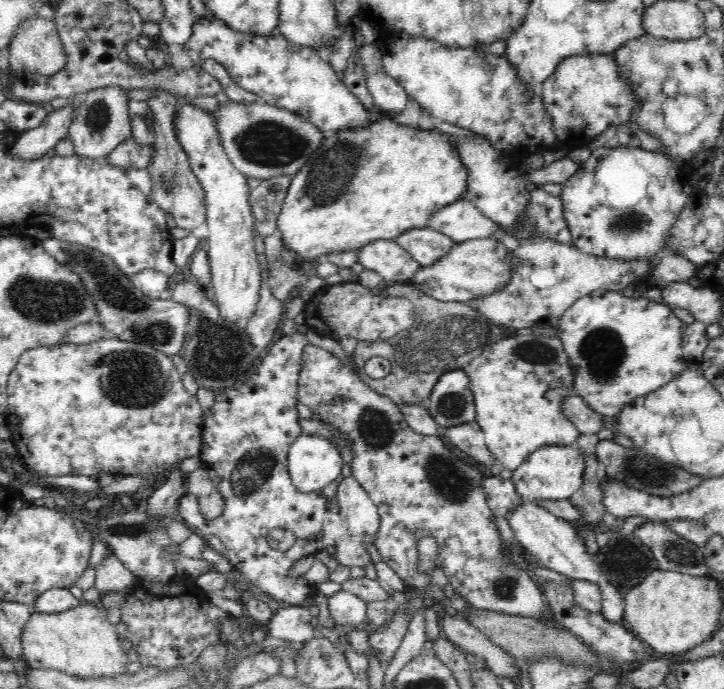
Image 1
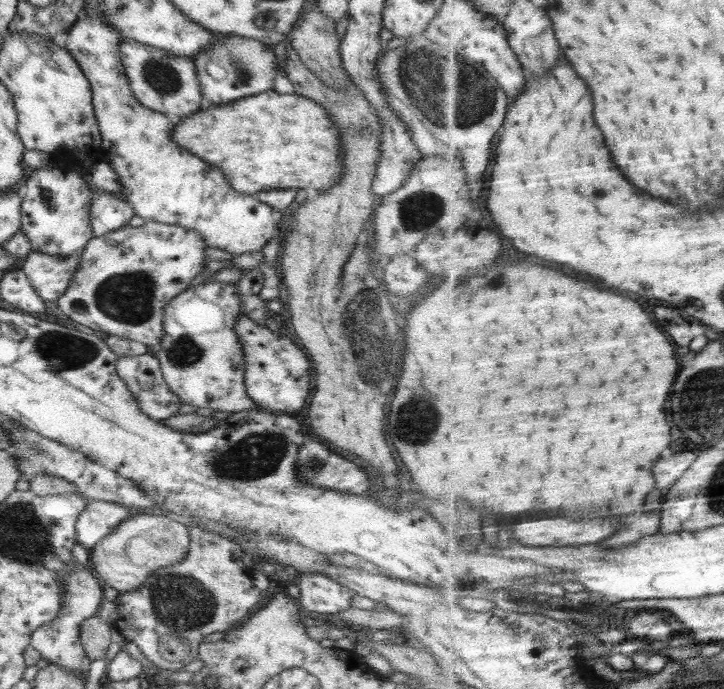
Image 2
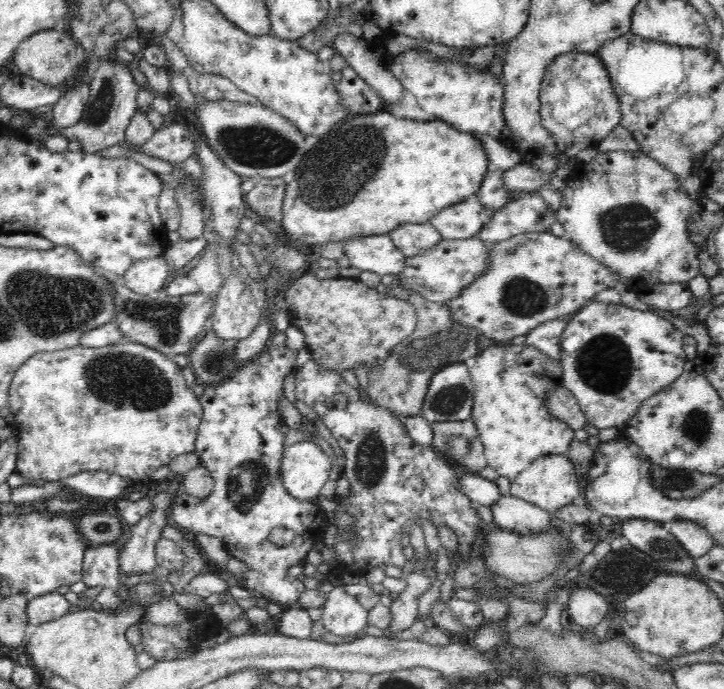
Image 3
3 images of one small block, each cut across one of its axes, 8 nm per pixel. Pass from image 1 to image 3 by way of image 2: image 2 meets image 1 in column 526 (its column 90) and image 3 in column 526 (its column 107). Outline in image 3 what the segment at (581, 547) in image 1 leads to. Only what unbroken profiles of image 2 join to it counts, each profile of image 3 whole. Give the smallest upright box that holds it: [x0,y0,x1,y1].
[492,495,552,534]

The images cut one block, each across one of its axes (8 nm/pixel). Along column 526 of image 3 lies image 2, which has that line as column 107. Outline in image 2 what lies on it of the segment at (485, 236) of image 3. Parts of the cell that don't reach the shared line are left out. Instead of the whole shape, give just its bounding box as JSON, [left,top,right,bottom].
[89,194,135,237]

